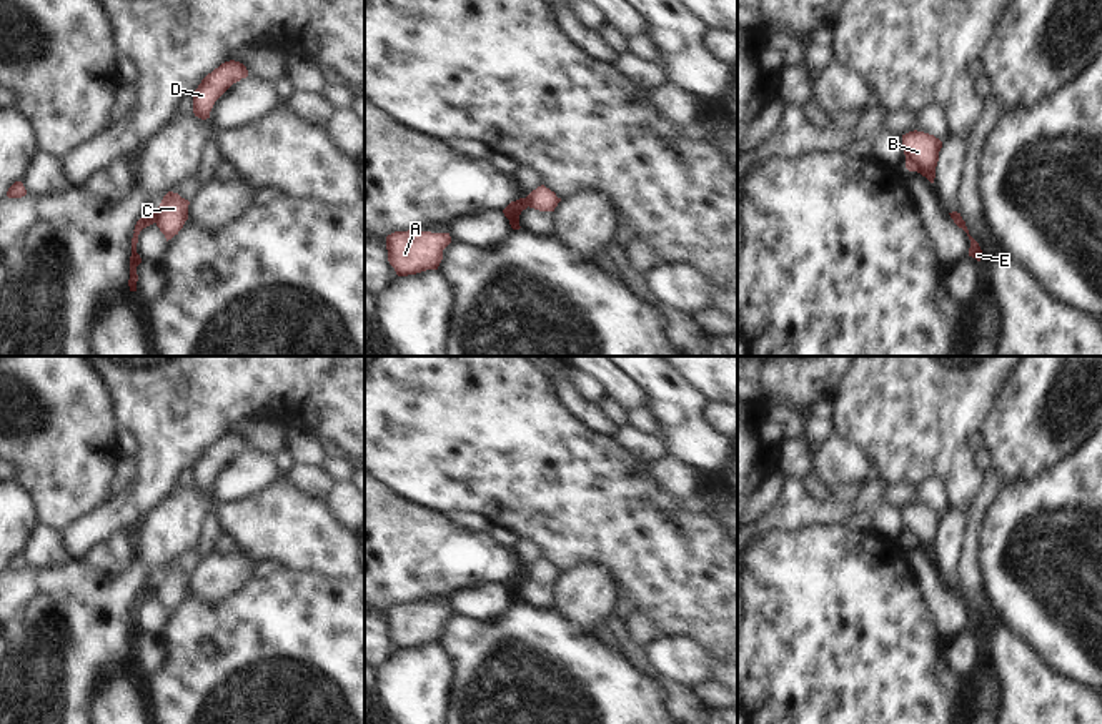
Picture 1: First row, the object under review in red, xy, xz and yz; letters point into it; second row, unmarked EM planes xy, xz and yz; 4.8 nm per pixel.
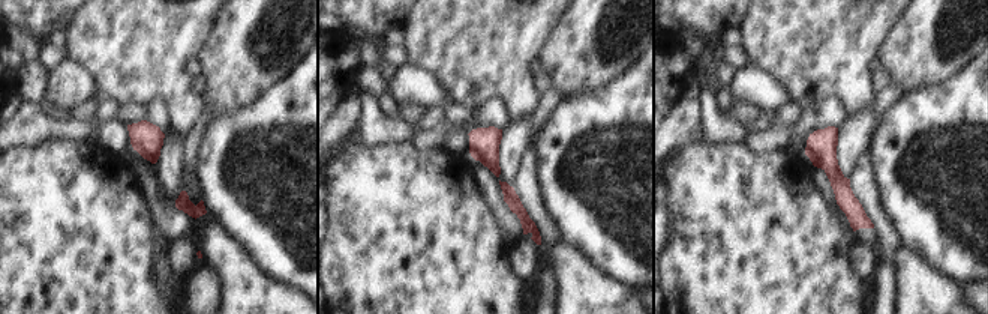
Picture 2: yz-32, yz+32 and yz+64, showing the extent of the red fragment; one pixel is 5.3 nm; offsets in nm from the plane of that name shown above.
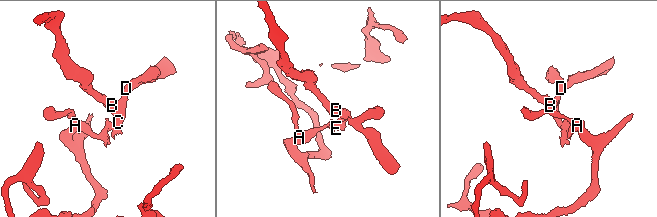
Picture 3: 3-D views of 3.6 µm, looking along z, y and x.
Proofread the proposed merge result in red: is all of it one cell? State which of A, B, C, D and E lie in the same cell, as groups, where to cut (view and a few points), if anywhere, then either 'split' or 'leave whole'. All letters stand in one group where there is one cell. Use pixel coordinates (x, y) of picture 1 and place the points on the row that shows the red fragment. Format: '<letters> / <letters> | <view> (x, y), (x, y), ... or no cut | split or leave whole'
A / B C D E | xy (152, 213), (155, 222) | split

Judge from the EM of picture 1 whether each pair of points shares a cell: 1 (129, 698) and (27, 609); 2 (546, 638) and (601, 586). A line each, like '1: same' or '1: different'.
1: different
2: different

